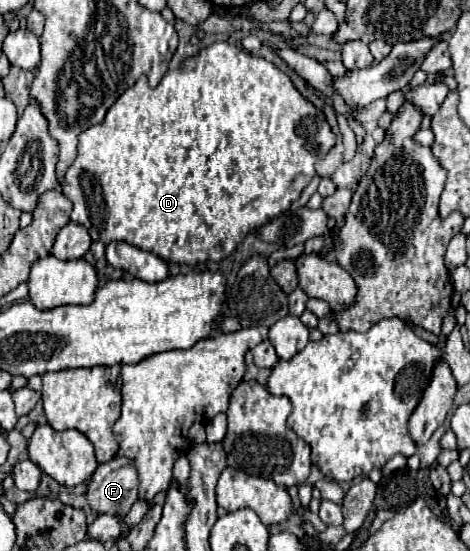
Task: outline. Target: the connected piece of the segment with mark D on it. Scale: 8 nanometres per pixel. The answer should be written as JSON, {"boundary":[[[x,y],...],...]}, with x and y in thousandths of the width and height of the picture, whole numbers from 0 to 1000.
{"boundary":[[[453,78],[428,89],[419,100],[394,107],[381,118],[381,125],[360,129],[326,162],[313,154],[313,140],[296,140],[296,147],[240,187],[219,223],[168,245],[168,263],[164,263],[168,278],[151,307],[143,307],[138,314],[134,354],[143,354],[155,368],[151,401],[181,408],[189,416],[194,434],[215,434],[223,445],[228,437],[266,437],[304,456],[330,459],[355,477],[372,474],[385,481],[419,481],[445,470],[470,474],[500,456],[500,448],[521,434],[526,423],[551,416],[581,394],[606,387],[619,376],[619,368],[640,358],[653,332],[670,321],[670,296],[700,278],[713,256],[717,249],[704,238],[704,227],[696,223],[687,201],[674,198],[628,162],[611,132],[589,125],[577,111],[564,111],[560,103],[538,103],[534,96],[526,96],[504,82]]]}

